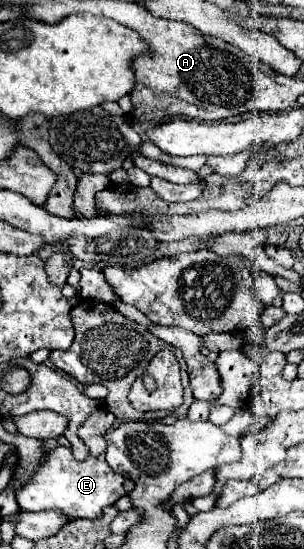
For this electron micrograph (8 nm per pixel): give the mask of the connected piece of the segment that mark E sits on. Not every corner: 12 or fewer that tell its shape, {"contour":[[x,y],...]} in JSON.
{"contour":[[47,454],[17,492],[23,512],[93,520],[135,486],[103,456]]}

